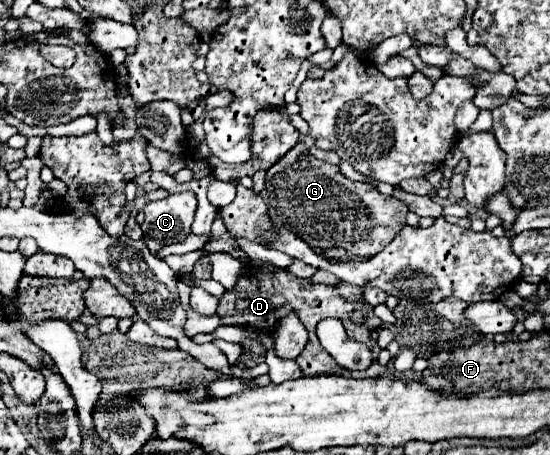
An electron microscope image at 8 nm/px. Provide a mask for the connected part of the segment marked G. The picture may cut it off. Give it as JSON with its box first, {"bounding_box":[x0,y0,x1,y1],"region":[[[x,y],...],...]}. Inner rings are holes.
{"bounding_box":[261,145,407,257],"region":[[[295,145],[281,161],[267,169],[261,197],[271,219],[293,231],[315,249],[343,247],[351,255],[373,257],[407,225],[407,205],[395,197],[381,195],[375,187],[353,183],[339,173],[337,165],[315,159],[305,147]]]}

